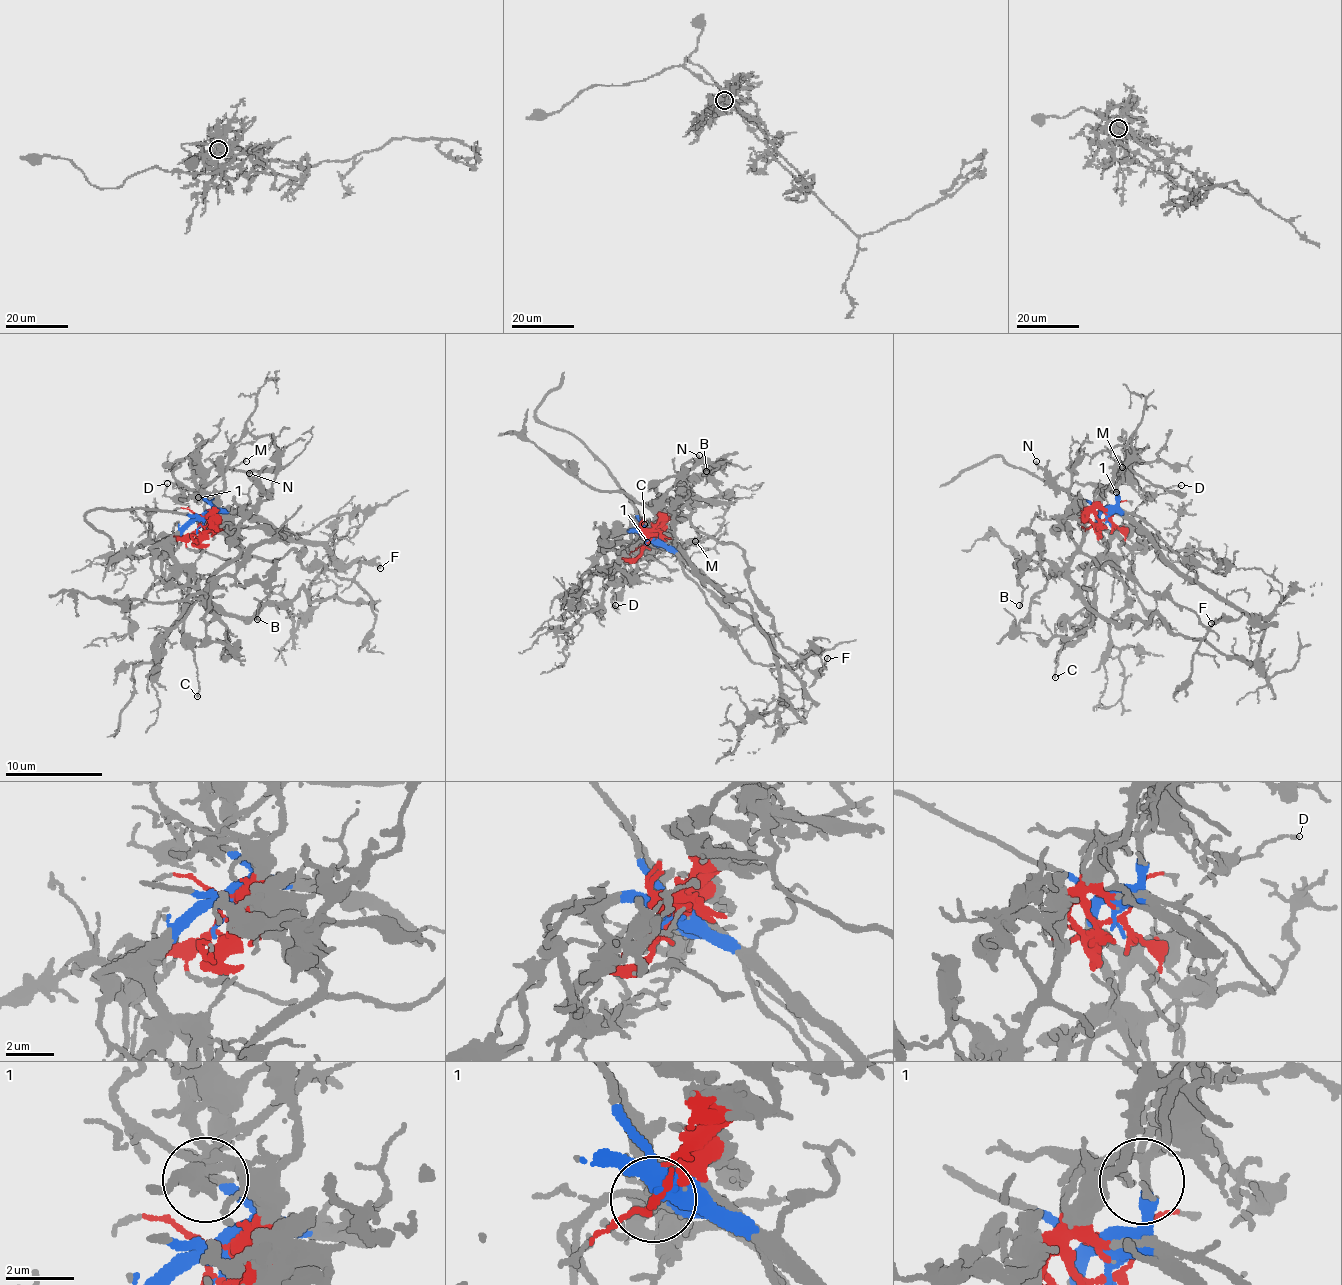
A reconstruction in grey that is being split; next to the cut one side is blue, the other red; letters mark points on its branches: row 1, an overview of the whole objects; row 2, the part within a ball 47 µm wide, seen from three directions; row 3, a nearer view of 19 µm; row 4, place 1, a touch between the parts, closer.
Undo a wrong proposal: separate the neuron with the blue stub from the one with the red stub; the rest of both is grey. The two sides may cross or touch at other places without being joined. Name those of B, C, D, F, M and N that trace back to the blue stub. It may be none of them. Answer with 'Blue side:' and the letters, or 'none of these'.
Blue side: D, M

